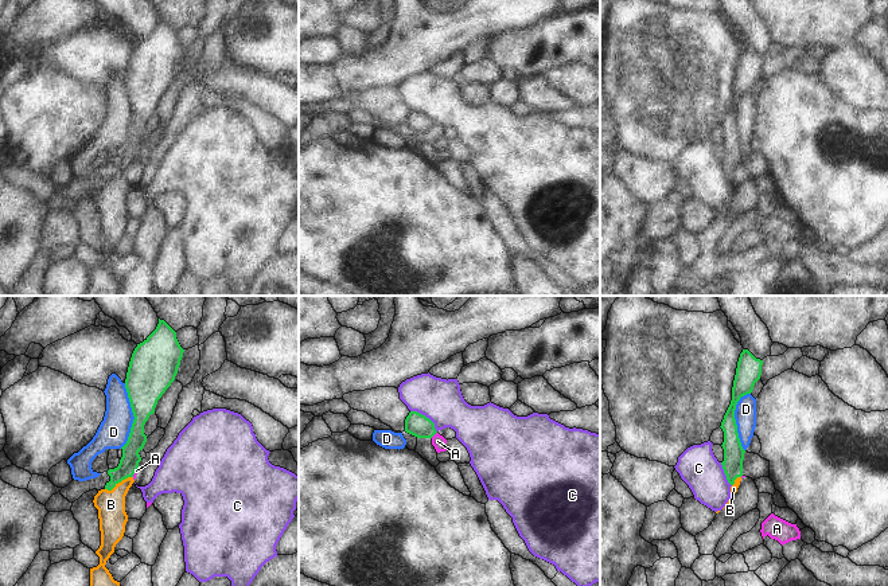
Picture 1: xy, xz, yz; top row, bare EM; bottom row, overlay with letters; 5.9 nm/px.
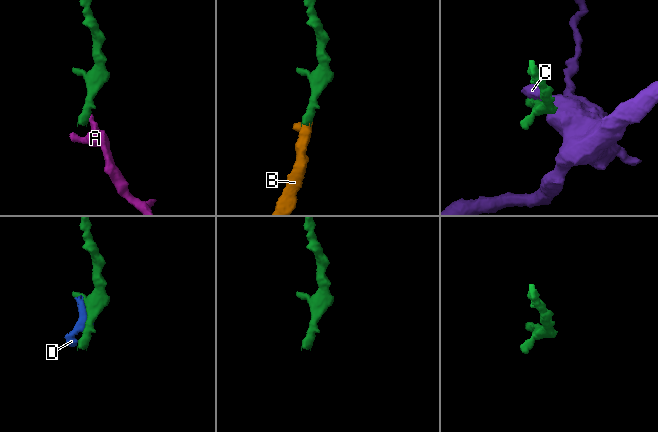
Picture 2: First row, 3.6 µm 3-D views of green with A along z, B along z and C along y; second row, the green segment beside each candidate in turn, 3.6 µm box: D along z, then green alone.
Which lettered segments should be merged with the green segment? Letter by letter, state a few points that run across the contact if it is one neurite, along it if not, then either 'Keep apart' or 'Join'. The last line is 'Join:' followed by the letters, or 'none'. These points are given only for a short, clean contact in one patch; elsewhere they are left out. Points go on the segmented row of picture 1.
A: Line: xz (436, 432), (431, 437). Keep apart
B: Line: xy (129, 461), (119, 481), (110, 504). Join
C: Line: xz (411, 410), (424, 414), (433, 424), (436, 432). Keep apart
D: Keep apart
Join: B.

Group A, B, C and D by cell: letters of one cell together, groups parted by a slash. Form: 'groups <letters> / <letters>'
groups A D / B / C

